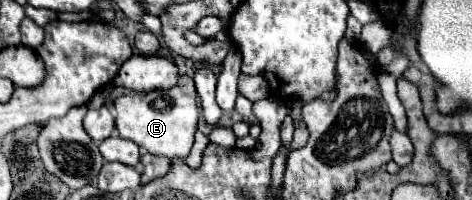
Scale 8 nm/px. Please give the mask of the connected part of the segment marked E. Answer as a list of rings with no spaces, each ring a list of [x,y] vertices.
[[[182,75],[176,87],[168,91],[122,95],[114,101],[114,109],[116,109],[116,129],[122,139],[134,141],[144,151],[154,155],[164,155],[168,159],[188,157],[194,143],[198,117],[200,117],[196,105],[196,87],[190,77]]]

